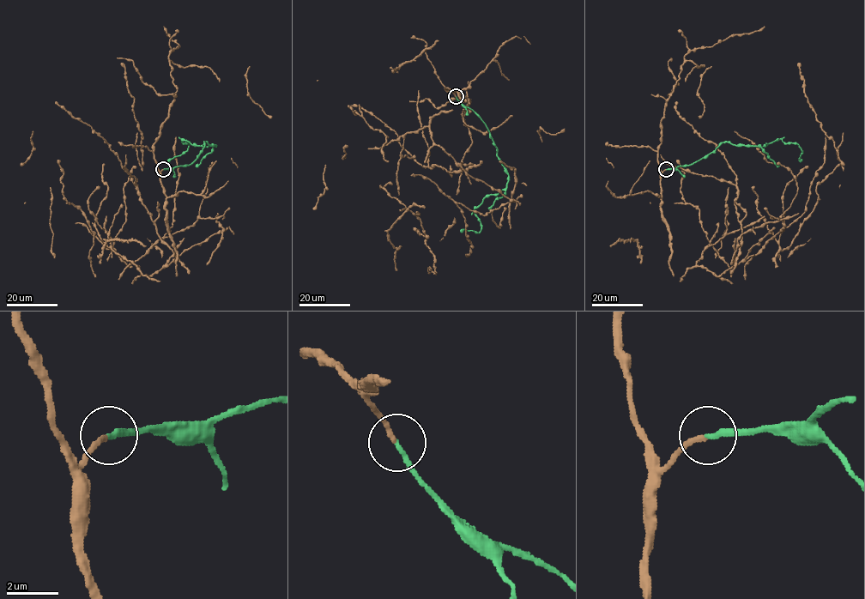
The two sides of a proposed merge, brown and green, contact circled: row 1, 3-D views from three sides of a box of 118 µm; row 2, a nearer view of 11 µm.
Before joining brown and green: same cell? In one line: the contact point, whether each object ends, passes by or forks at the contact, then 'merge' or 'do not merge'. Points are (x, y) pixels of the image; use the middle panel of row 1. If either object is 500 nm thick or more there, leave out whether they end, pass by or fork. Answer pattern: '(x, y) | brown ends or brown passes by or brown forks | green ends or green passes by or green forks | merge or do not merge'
(456, 96) | brown ends | green ends | merge

